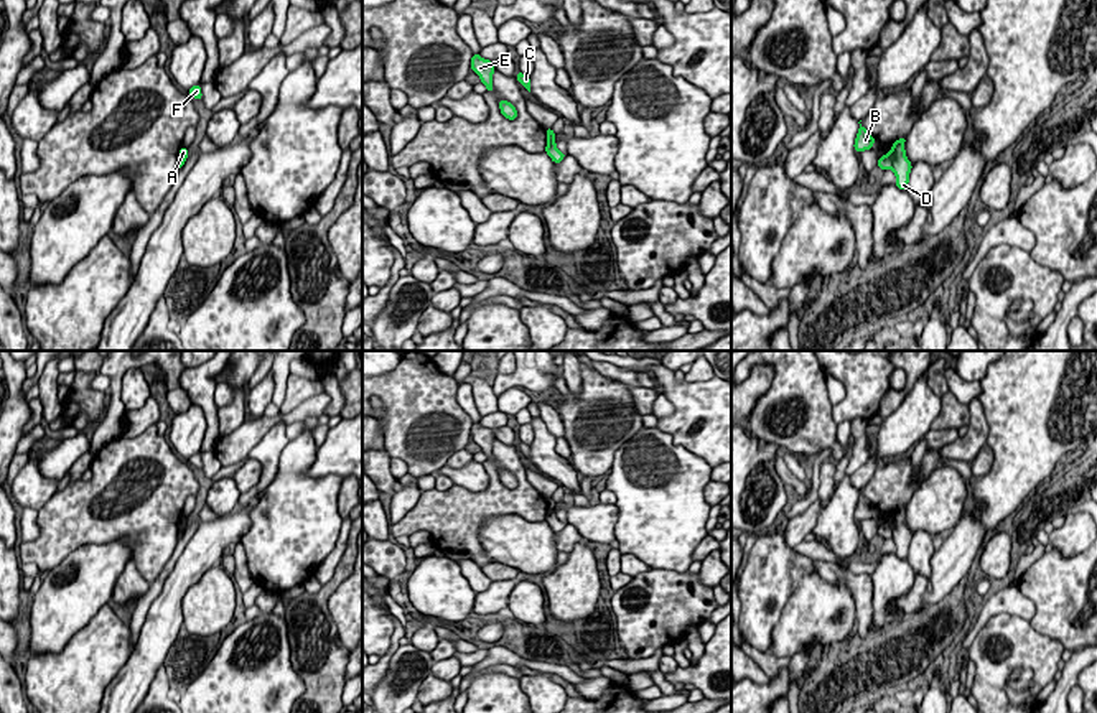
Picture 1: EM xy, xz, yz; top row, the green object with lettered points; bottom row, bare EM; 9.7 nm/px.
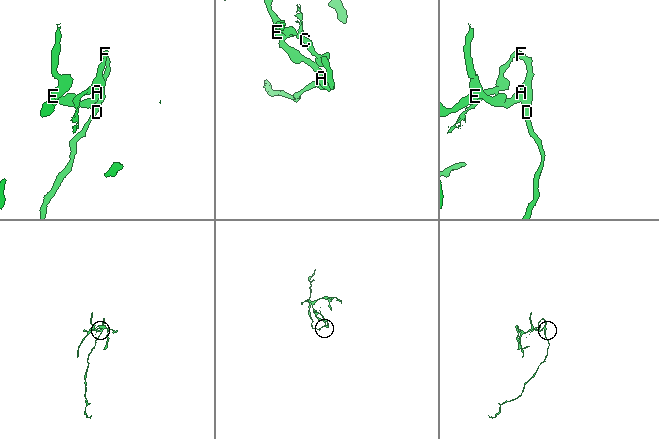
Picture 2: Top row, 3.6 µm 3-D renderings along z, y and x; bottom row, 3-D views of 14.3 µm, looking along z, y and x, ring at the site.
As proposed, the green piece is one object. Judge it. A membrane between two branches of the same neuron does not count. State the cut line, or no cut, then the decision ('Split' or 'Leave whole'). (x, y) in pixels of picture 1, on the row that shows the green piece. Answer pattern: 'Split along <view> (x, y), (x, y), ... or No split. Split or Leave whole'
Split along yz (886, 153), (891, 167). Split

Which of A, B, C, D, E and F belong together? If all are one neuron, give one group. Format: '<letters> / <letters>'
A B C D F / E

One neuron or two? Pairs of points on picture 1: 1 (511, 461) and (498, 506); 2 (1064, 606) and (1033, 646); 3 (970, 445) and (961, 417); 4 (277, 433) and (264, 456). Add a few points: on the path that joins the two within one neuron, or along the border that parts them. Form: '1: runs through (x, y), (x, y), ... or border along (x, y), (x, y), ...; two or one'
1: runs through (519, 473), (521, 488), (509, 499); one
2: border along (1028, 621), (1036, 631), (1056, 639), (1064, 647); two
3: border along (967, 405), (969, 425); two
4: runs through (275, 438), (267, 452); one

